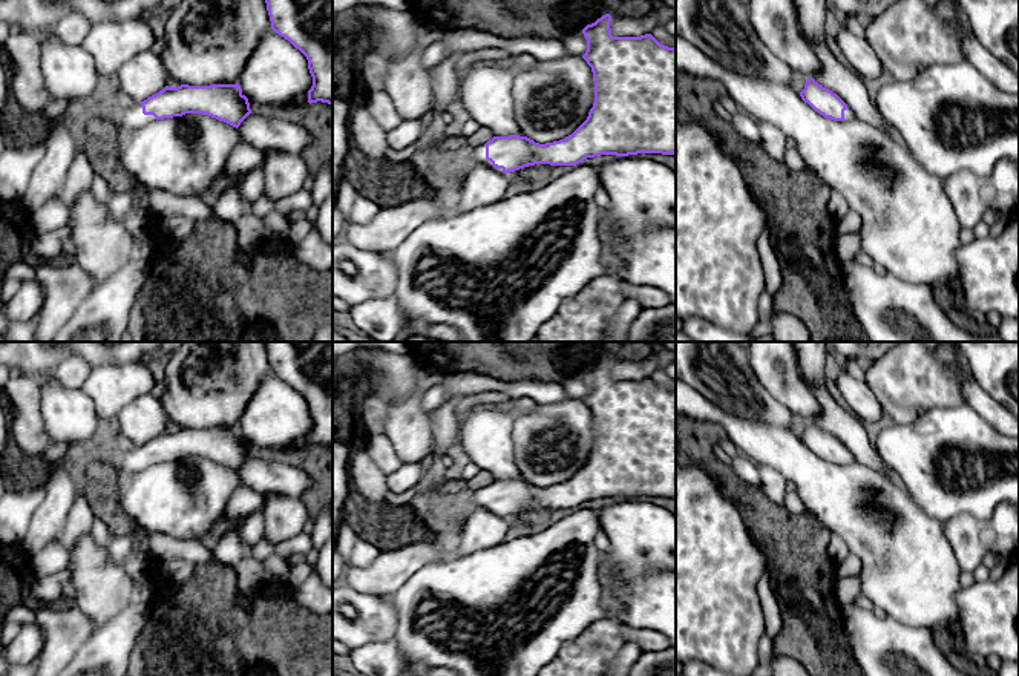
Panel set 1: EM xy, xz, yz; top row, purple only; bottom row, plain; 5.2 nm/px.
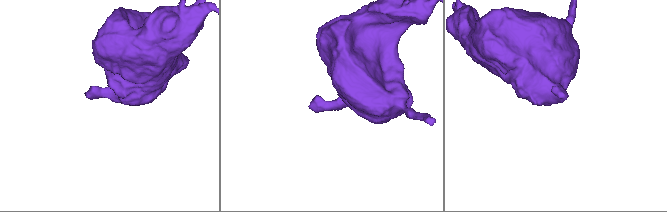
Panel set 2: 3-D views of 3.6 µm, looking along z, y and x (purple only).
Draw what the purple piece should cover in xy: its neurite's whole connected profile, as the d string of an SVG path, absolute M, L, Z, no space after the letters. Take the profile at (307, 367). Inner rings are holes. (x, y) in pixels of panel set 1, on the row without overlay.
M265 342L271 372L308 403L313 429L308 446L333 448L333 342Z

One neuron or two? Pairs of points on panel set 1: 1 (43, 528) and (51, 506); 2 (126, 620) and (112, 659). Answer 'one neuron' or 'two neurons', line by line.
1: one neuron
2: one neuron

